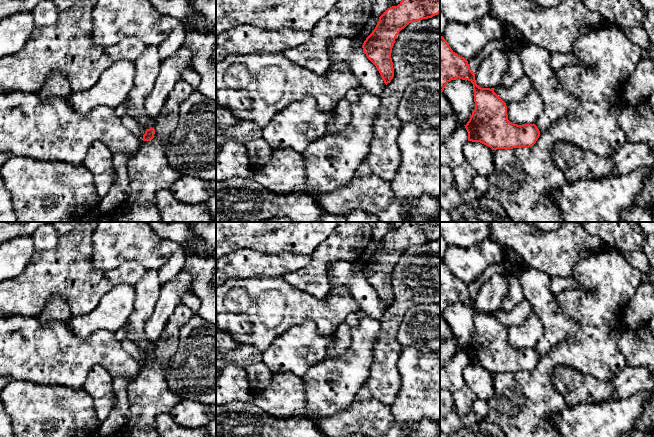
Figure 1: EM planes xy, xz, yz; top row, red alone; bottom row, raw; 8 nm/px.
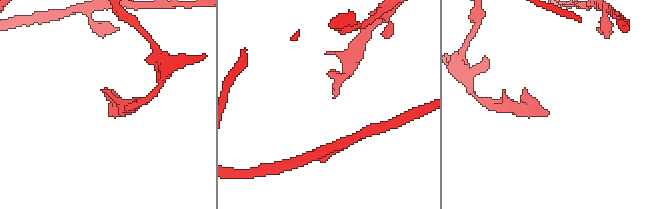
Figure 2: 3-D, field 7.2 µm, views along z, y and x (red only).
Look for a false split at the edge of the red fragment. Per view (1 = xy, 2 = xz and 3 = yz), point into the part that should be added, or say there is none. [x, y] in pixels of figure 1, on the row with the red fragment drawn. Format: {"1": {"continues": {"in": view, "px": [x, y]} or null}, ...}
{"1": {"continues": null}, "2": {"continues": null}, "3": {"continues": null}}

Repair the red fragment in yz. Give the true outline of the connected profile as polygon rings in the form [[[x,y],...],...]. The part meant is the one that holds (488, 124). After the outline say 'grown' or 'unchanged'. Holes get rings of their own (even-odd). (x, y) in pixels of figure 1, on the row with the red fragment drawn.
[[[443,36],[440,37],[440,92],[446,84],[455,79],[468,80],[473,84],[475,109],[465,126],[468,141],[480,142],[492,150],[529,148],[540,136],[535,124],[517,125],[508,120],[506,103],[494,92],[494,88],[481,88],[476,84],[475,73],[469,67],[468,61],[455,53]]]; unchanged

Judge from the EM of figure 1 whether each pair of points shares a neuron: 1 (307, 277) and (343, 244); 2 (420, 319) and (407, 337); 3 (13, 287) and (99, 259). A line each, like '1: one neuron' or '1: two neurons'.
1: one neuron
2: one neuron
3: two neurons

